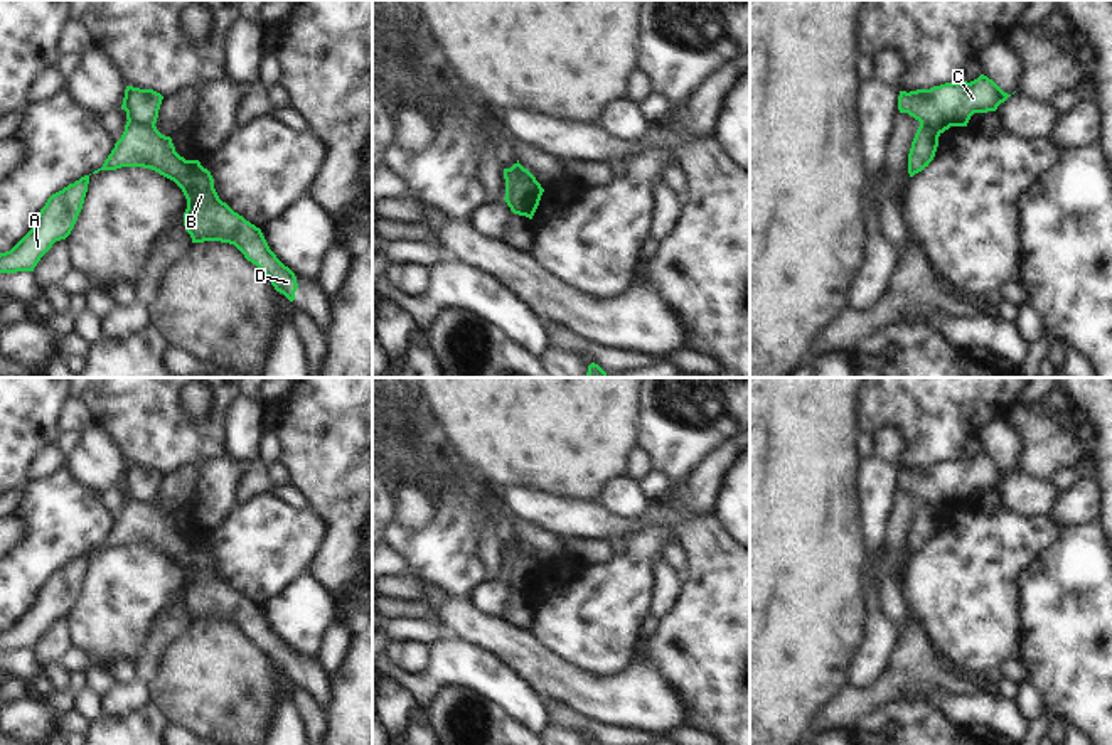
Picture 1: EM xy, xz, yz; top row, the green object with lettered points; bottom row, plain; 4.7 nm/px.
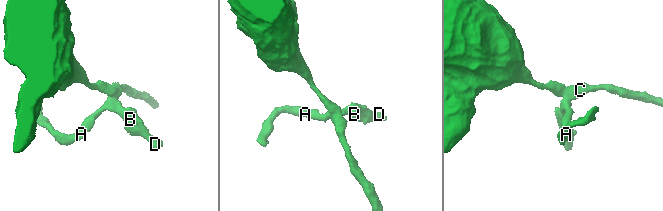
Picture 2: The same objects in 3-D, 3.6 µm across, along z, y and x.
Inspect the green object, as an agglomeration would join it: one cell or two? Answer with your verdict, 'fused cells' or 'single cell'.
fused cells

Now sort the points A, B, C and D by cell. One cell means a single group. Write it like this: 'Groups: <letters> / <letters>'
Groups: A B D / C.

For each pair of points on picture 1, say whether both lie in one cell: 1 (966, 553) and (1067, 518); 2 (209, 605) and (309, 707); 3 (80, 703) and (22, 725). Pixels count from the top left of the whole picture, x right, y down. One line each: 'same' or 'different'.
1: different
2: different
3: different

